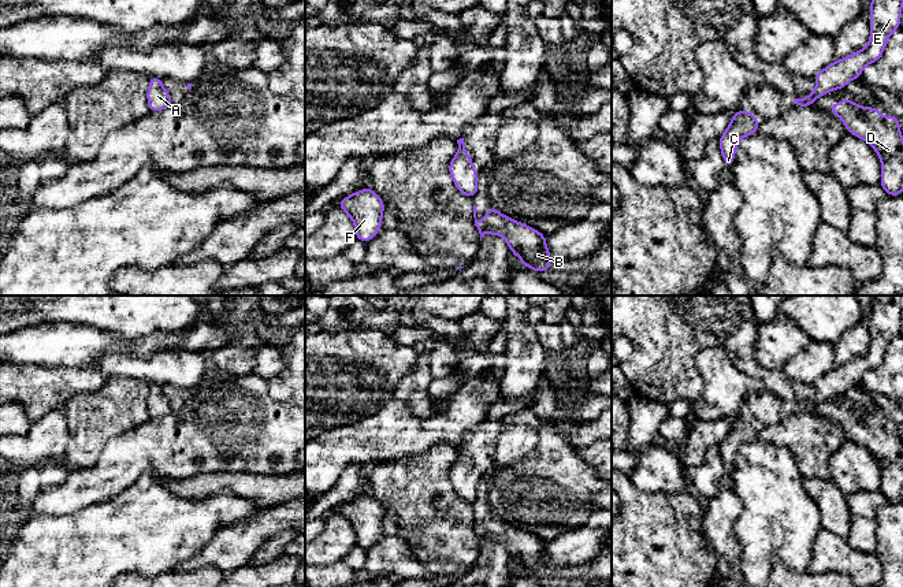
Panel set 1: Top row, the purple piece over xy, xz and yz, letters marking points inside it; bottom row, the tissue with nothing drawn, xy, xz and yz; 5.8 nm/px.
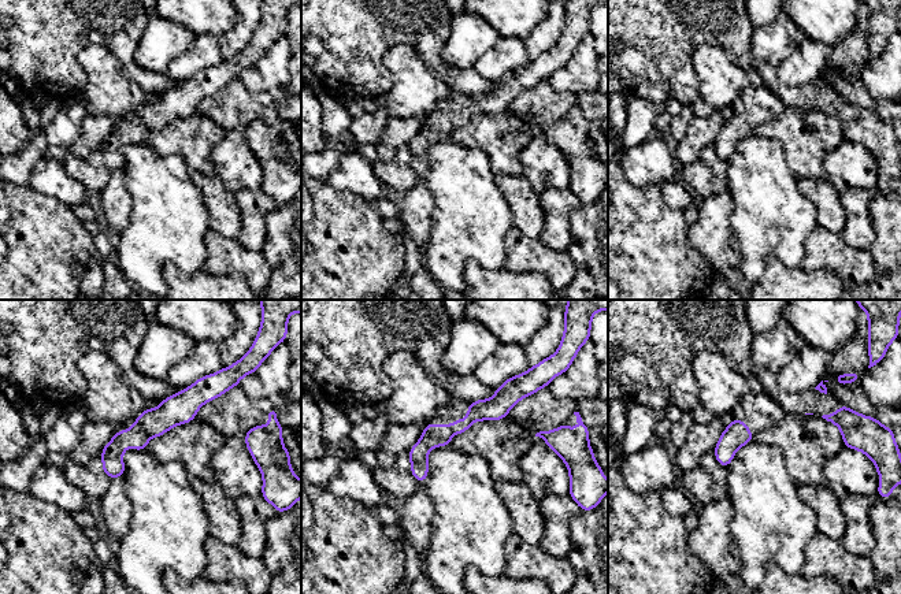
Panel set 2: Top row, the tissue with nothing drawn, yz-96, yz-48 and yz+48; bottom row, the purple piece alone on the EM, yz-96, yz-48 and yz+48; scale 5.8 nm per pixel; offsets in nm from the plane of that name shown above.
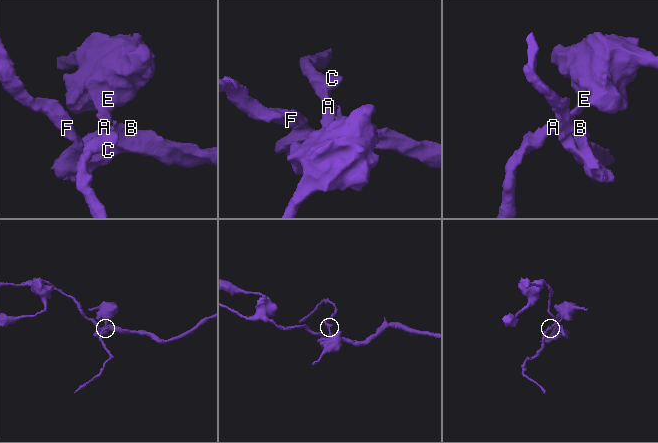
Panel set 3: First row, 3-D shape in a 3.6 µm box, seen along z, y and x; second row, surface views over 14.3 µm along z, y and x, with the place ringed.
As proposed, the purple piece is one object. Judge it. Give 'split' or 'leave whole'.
split

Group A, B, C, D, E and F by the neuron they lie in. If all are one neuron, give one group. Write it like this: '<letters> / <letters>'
A C E / B D F

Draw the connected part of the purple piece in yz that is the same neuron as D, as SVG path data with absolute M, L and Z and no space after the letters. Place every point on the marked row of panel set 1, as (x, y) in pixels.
M848 97L828 108L844 122L846 130L866 140L880 156L882 171L880 185L888 196L903 192L903 137L899 130L899 116L882 118L877 107L866 108L854 104Z

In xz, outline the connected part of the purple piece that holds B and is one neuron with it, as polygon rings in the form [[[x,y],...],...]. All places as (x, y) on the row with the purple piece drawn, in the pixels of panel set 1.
[[[473,204],[475,226],[479,230],[480,241],[487,234],[497,234],[506,239],[510,252],[516,255],[525,268],[538,272],[551,267],[551,256],[546,246],[546,235],[514,219],[509,219],[493,207],[486,211],[483,222],[476,219],[476,205]]]

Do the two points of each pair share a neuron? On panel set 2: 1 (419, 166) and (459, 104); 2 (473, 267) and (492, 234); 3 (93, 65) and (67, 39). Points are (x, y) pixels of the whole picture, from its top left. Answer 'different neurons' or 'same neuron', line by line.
1: same neuron
2: different neurons
3: different neurons

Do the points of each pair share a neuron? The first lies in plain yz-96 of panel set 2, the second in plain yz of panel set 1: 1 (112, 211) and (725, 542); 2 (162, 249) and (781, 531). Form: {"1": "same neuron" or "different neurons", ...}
{"1": "same neuron", "2": "same neuron"}

